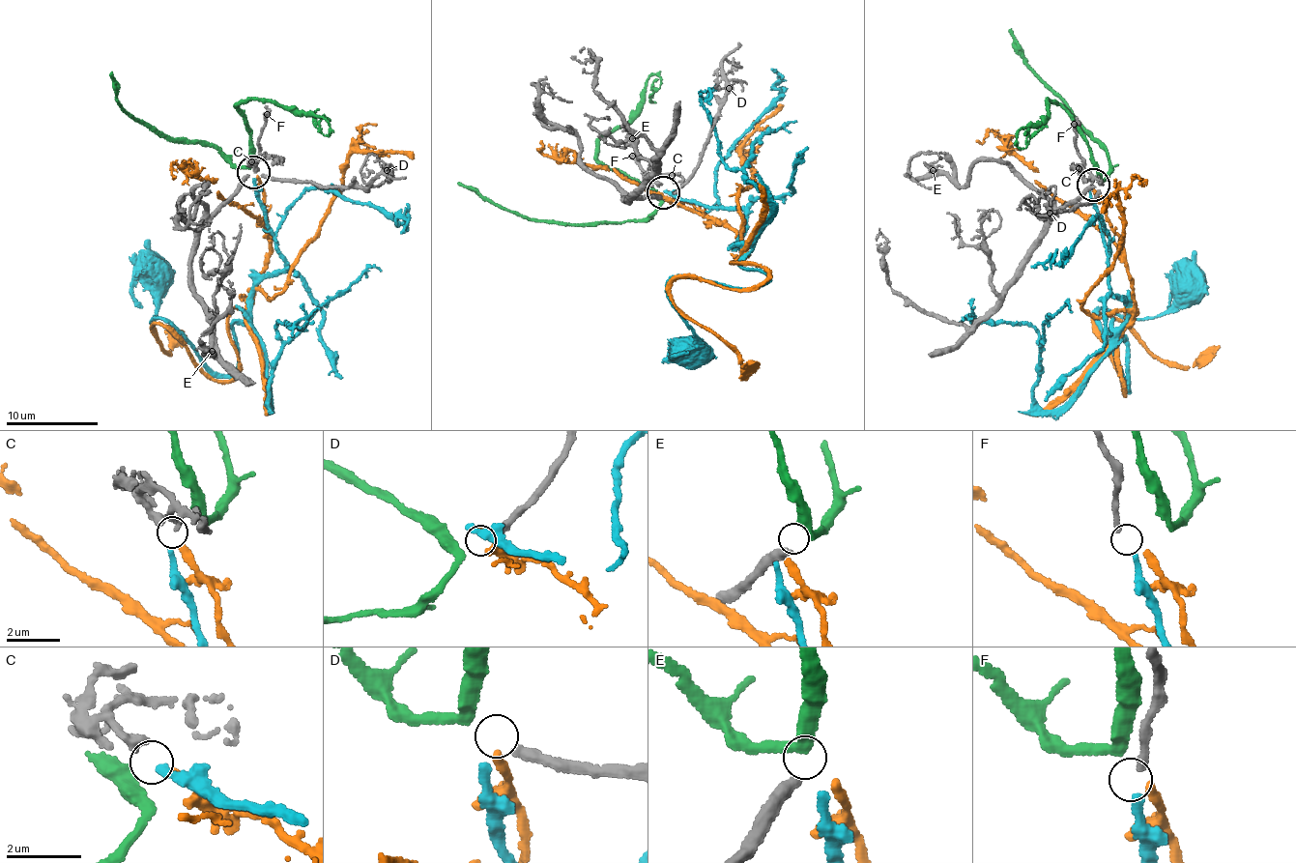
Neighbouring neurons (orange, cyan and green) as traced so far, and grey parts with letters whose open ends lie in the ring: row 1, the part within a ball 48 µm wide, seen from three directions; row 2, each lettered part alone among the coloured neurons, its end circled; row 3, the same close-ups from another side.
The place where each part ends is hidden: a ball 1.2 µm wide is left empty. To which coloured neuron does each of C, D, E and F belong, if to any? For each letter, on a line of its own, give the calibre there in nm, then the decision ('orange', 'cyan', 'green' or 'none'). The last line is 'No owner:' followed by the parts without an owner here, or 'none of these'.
C: 300 nm | orange
D: 280 nm | none
E: 300 nm | green
F: 190 nm | cyan
No owner: D

